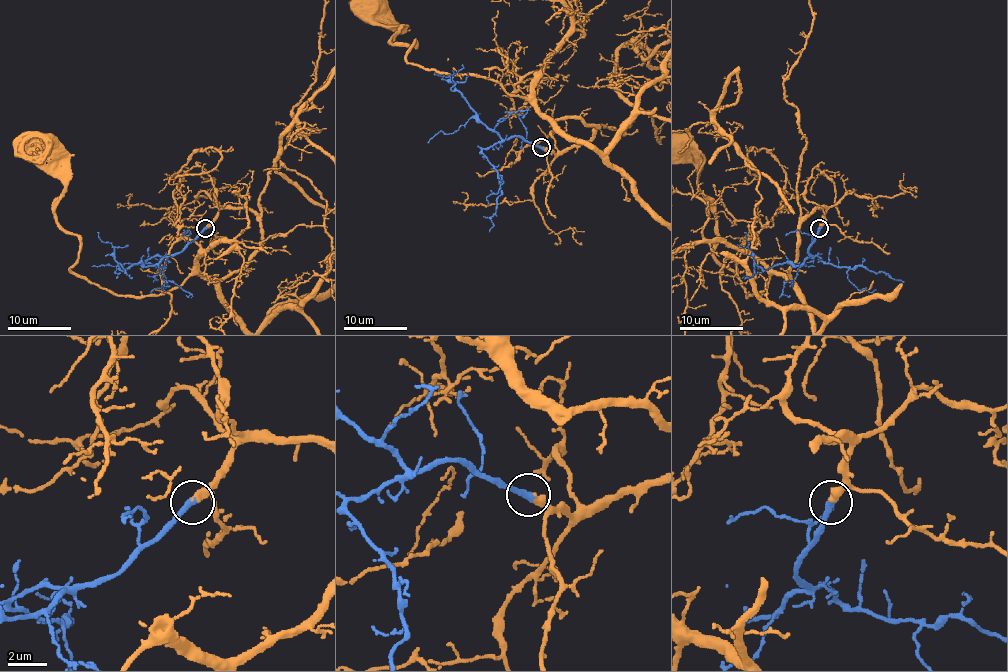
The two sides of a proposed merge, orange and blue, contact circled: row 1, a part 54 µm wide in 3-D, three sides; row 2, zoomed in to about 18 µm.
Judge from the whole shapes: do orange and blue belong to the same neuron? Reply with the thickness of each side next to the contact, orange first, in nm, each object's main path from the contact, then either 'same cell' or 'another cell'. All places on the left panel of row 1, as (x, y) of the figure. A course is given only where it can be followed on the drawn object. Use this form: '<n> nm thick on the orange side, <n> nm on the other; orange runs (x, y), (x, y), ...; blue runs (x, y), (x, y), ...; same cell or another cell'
400 nm thick on the orange side, 380 nm on the other; orange runs (206, 229), (248, 208), (261, 247), (217, 281), (114, 295), (70, 270), (79, 240), (37, 148); blue runs (206, 229), (182, 249), (152, 265), (135, 263), (127, 270), (116, 262), (114, 247), (101, 241), (98, 232); same cell

